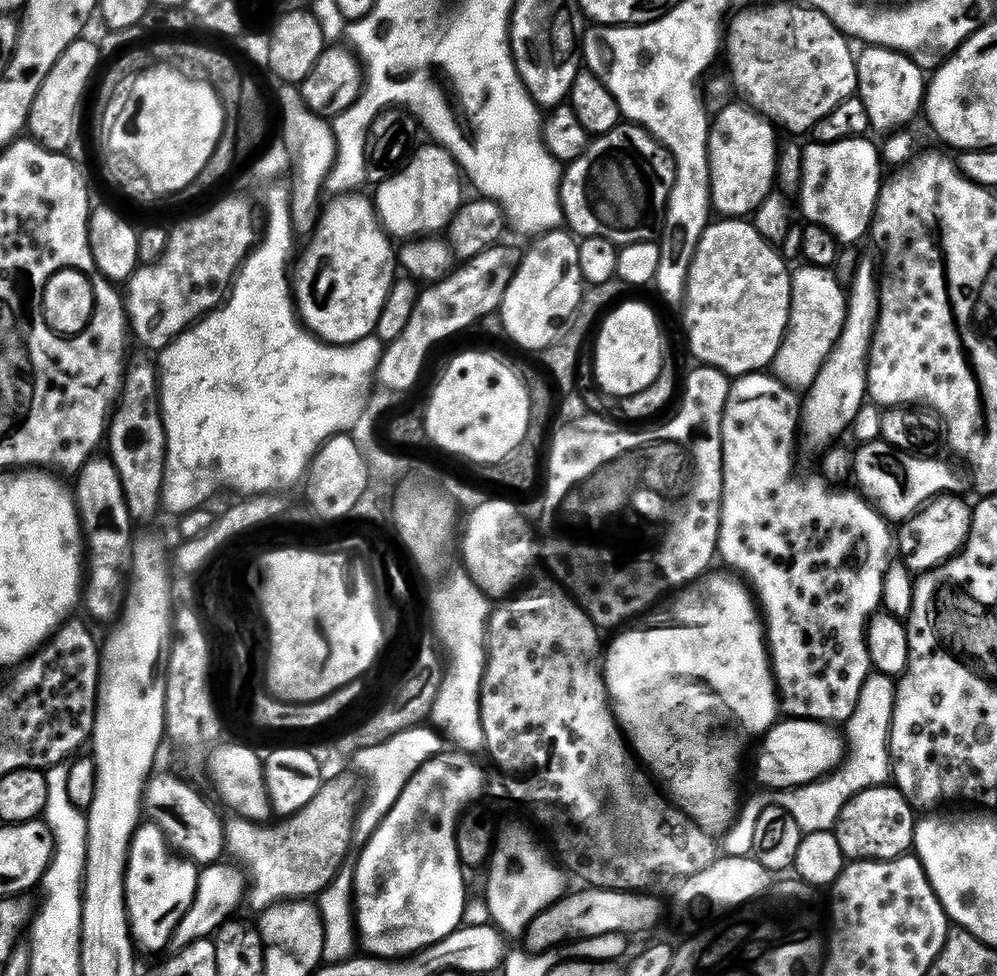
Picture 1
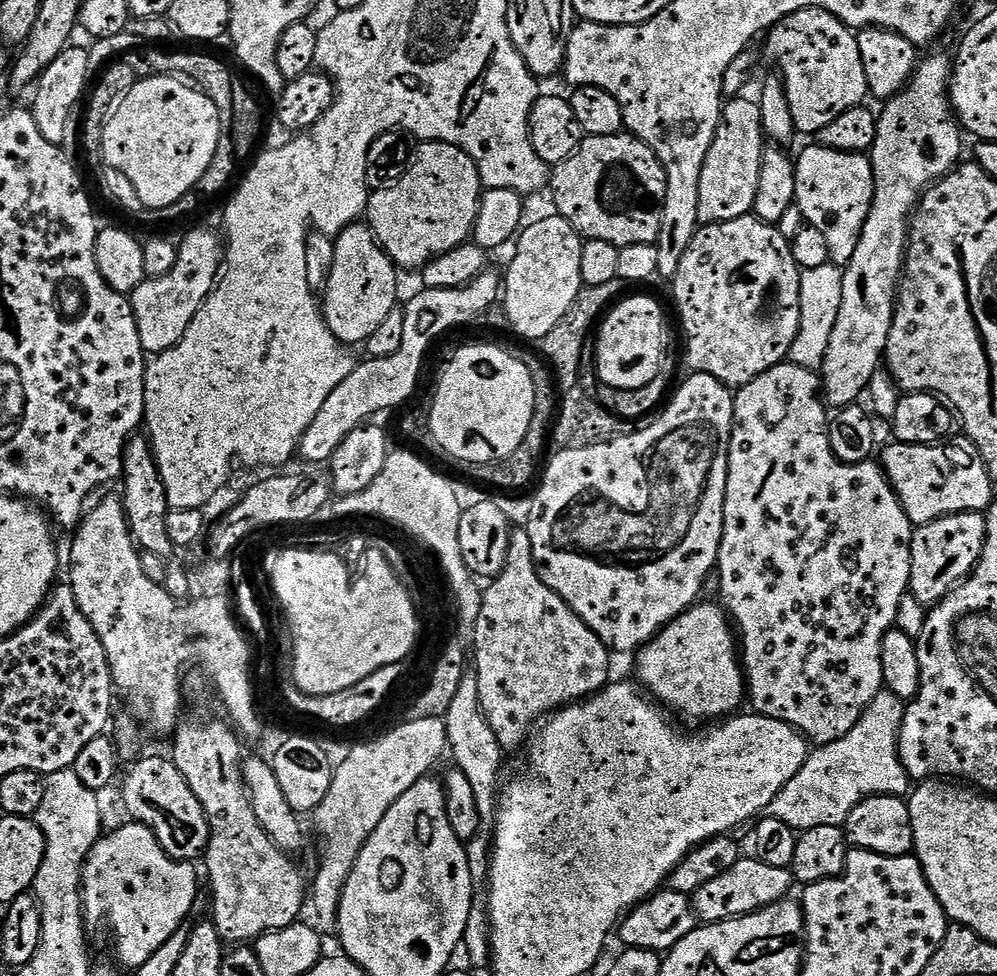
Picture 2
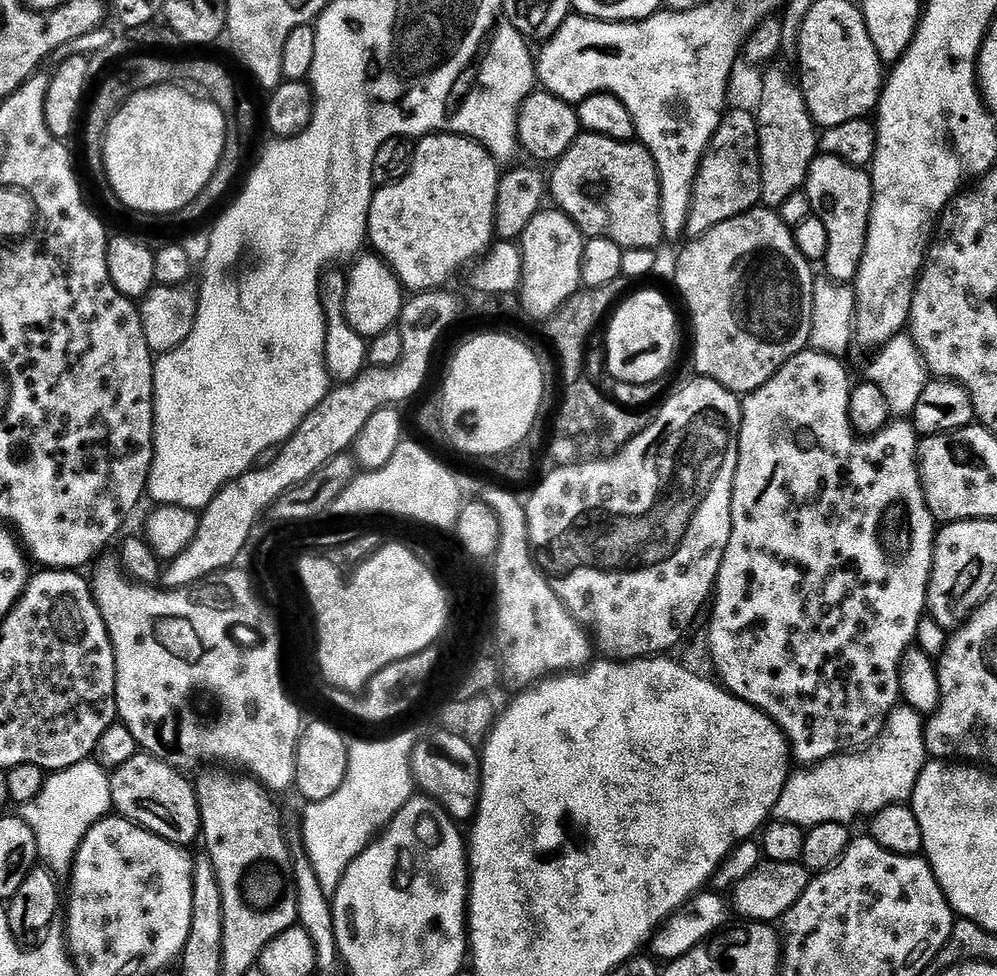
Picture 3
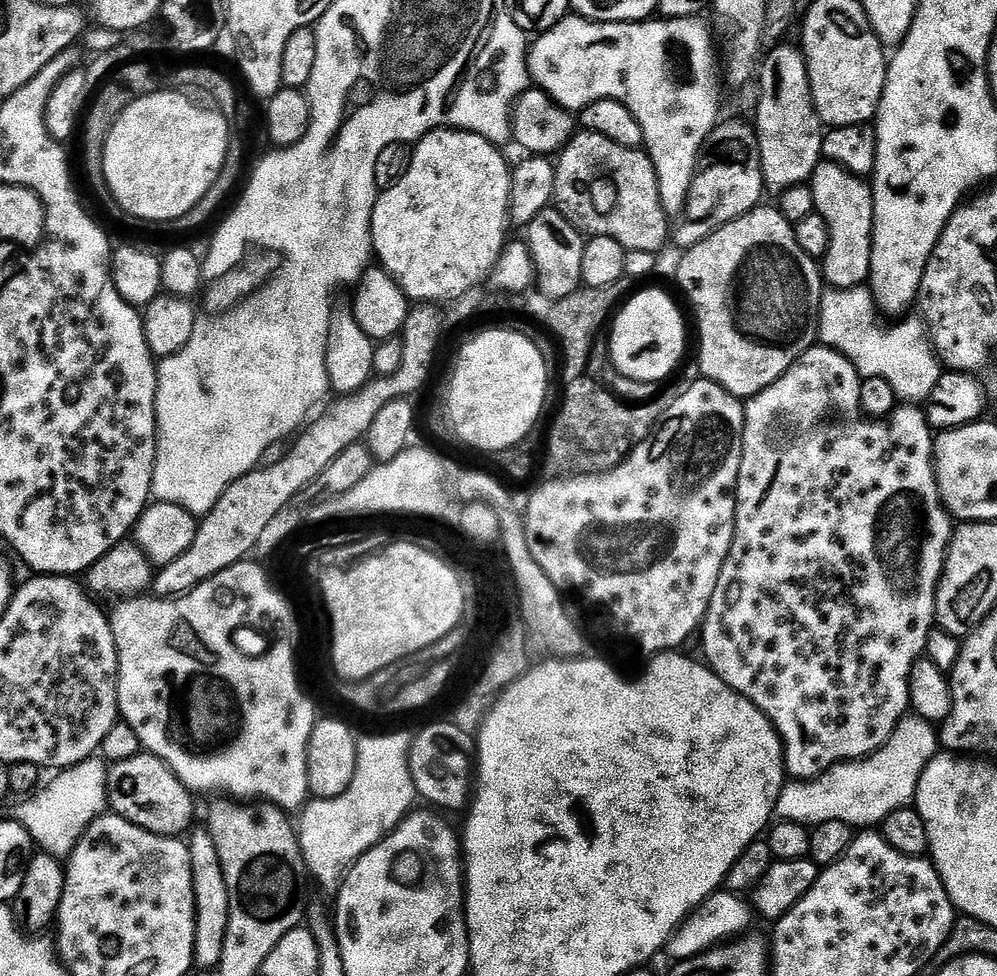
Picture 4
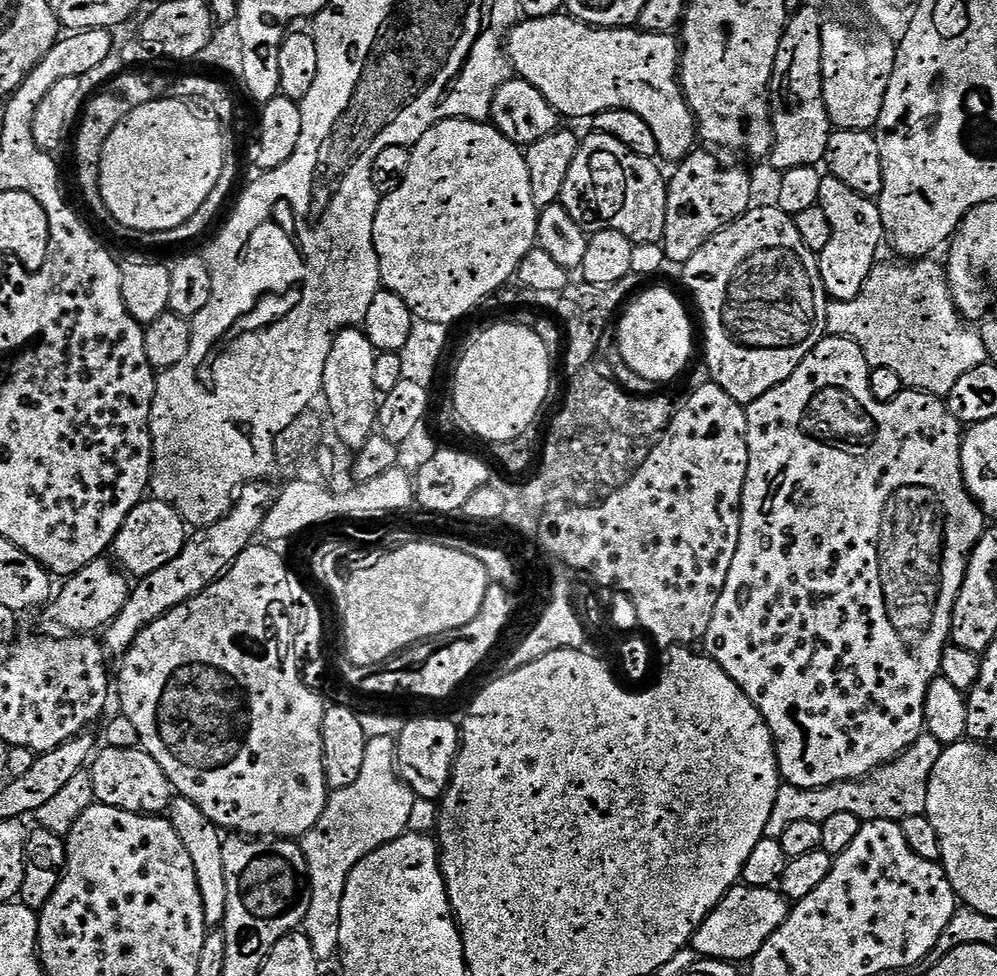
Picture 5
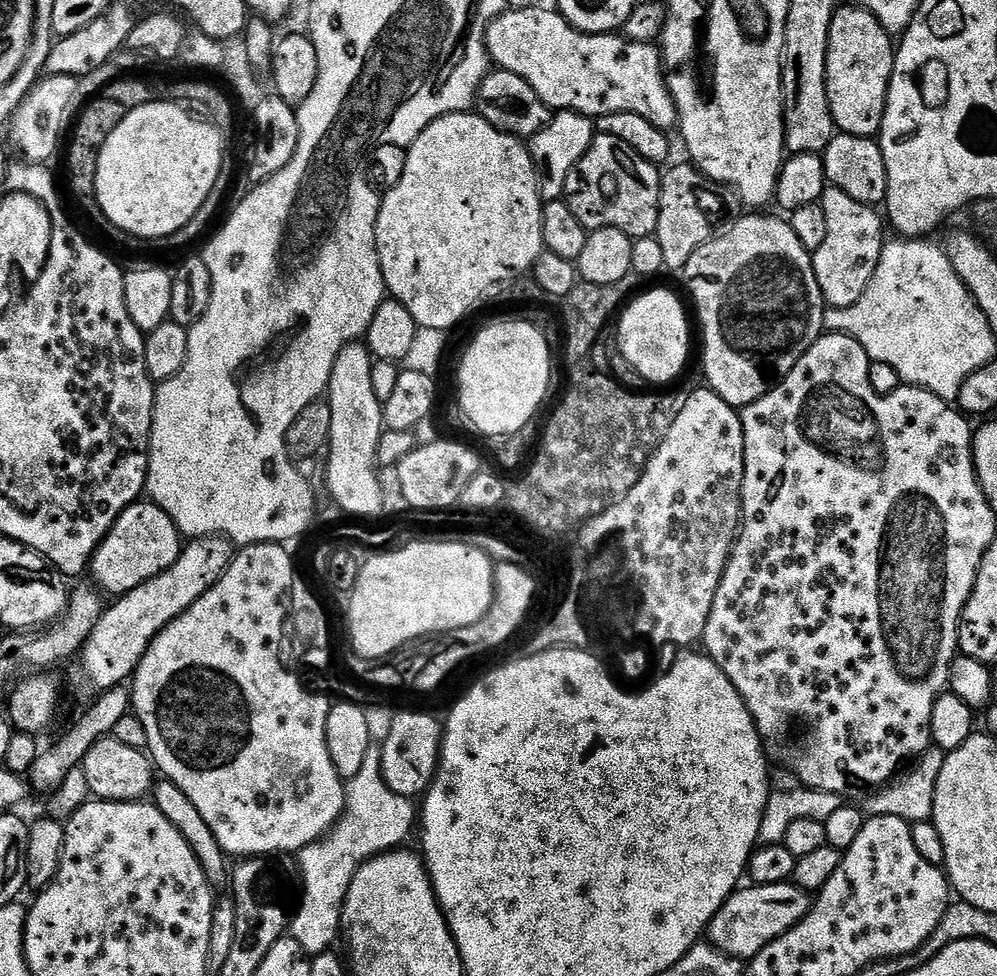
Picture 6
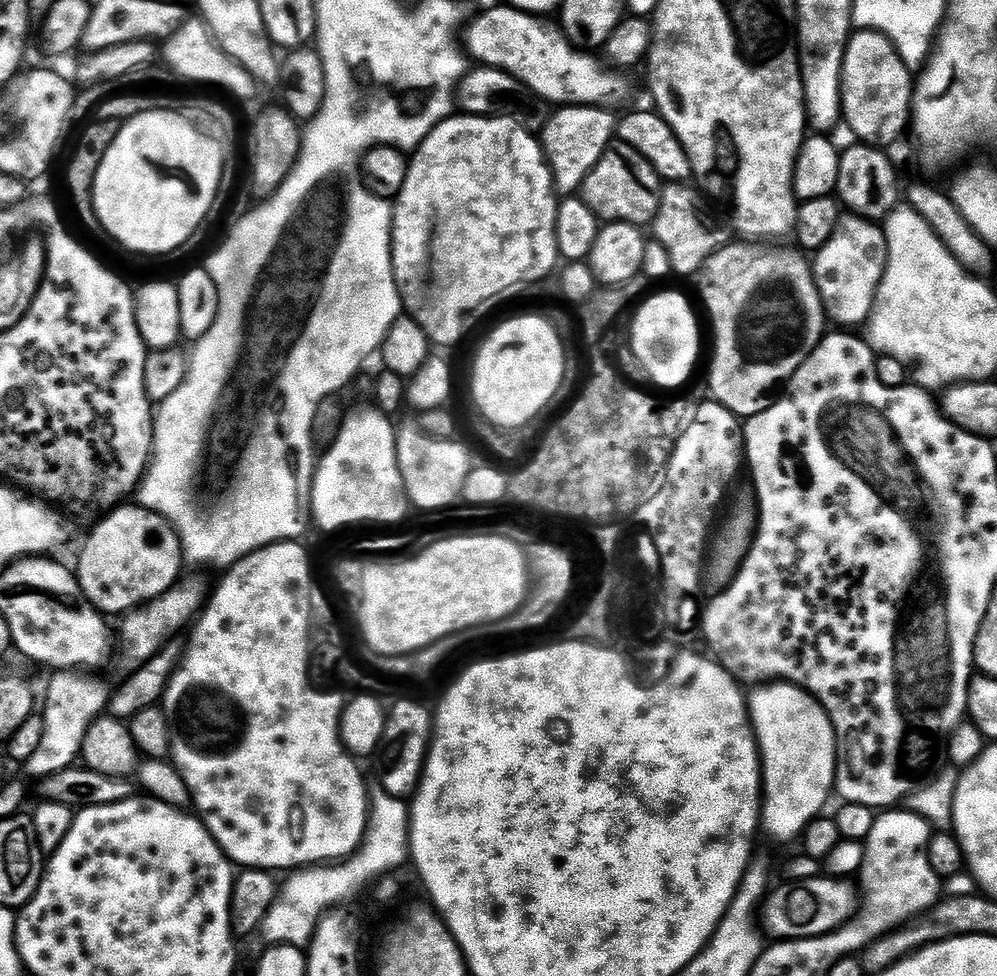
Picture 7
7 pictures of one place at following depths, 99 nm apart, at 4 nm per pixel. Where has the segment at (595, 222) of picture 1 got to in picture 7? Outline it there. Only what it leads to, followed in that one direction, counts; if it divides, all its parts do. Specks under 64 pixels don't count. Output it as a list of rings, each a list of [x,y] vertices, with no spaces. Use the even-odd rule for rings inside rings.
[[[613,142],[602,158],[598,158],[594,170],[590,170],[578,196],[601,221],[645,226],[651,225],[658,214],[661,187],[660,175],[642,154],[638,154],[638,150],[634,150],[634,146]]]

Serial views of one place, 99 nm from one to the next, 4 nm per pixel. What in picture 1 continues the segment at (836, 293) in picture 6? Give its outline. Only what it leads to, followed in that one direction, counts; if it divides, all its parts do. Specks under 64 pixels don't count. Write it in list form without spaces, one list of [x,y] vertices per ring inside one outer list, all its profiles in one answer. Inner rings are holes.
[[[871,139],[834,140],[831,142],[812,142],[804,152],[804,173],[800,176],[800,208],[804,211],[808,224],[817,224],[836,237],[841,245],[856,244],[863,236],[869,235],[872,221],[876,215],[876,203],[880,197],[880,164],[882,152],[871,144]]]

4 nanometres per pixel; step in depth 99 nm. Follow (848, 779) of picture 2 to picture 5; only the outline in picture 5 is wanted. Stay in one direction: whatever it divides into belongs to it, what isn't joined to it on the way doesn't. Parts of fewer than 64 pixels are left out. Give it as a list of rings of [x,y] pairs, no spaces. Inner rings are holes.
[[[921,734],[914,743],[909,746],[895,760],[884,764],[881,768],[865,776],[862,780],[847,780],[841,784],[831,784],[825,788],[799,788],[793,784],[781,783],[778,790],[778,798],[774,798],[774,810],[770,810],[770,822],[766,822],[765,837],[770,840],[779,840],[780,835],[794,822],[818,822],[831,818],[834,814],[856,815],[861,822],[869,820],[895,820],[897,822],[906,818],[924,815],[926,810],[926,790],[930,782],[930,774],[934,774],[934,765],[943,754],[945,745],[938,742],[938,738]]]

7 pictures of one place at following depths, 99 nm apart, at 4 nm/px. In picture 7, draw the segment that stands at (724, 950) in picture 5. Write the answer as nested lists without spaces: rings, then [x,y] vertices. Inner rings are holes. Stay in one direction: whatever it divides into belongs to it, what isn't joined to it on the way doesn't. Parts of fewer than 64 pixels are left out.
[[[827,874],[815,876],[812,880],[783,882],[769,891],[762,905],[763,931],[776,936],[777,941],[805,940],[824,936],[848,922],[858,904],[858,896],[847,879],[833,878]]]

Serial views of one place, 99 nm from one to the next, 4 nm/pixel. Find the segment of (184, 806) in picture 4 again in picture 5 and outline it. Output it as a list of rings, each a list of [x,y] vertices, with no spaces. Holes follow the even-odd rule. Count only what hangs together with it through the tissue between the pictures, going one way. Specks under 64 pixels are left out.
[[[101,747],[91,761],[90,775],[96,800],[101,804],[127,812],[139,812],[142,816],[159,816],[171,809],[174,799],[172,783],[166,778],[162,766],[158,766],[158,762],[140,748],[118,750]]]

